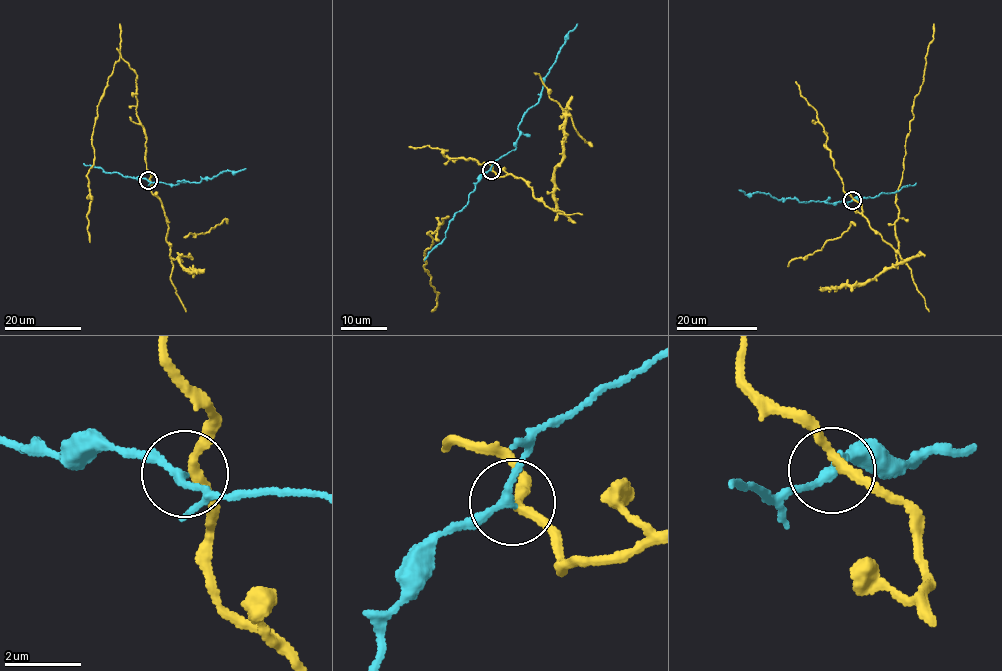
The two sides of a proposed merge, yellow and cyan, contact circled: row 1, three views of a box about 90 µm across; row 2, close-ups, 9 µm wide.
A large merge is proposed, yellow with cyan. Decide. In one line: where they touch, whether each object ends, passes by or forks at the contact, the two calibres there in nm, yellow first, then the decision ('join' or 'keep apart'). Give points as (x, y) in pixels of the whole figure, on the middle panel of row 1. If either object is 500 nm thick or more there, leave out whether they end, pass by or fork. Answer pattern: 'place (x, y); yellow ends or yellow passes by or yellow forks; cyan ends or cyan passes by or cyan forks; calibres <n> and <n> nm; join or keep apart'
place (491, 170); yellow passes by; cyan passes by; calibres 240 and 190 nm; keep apart

